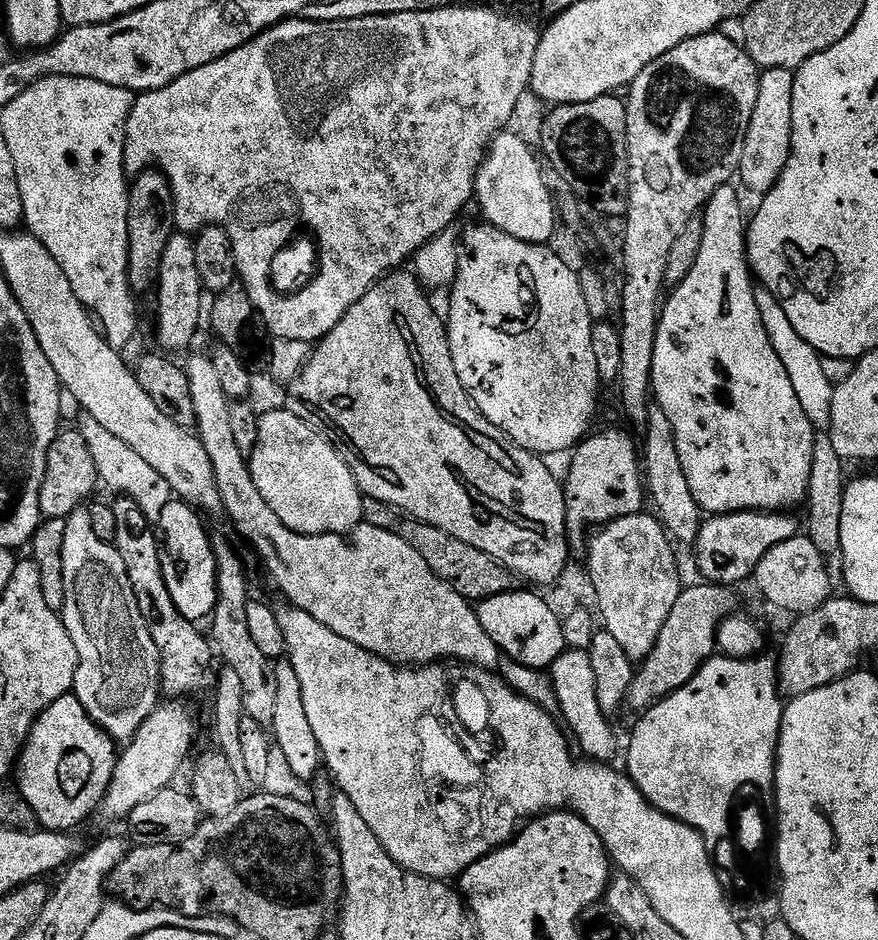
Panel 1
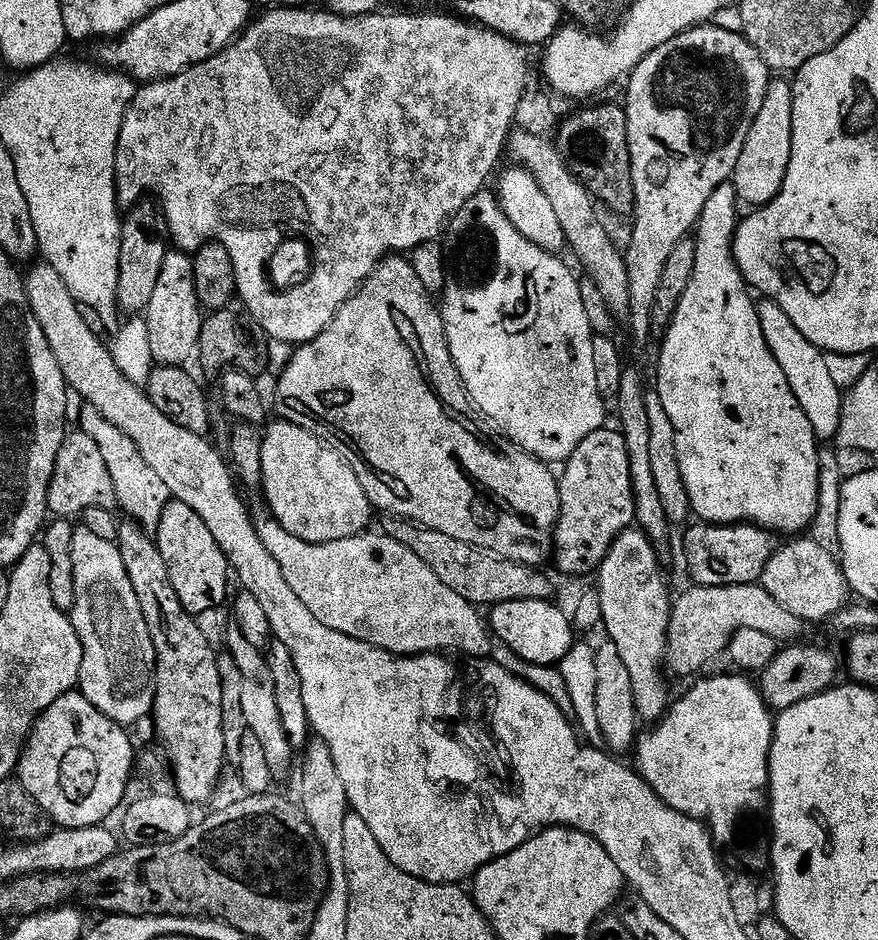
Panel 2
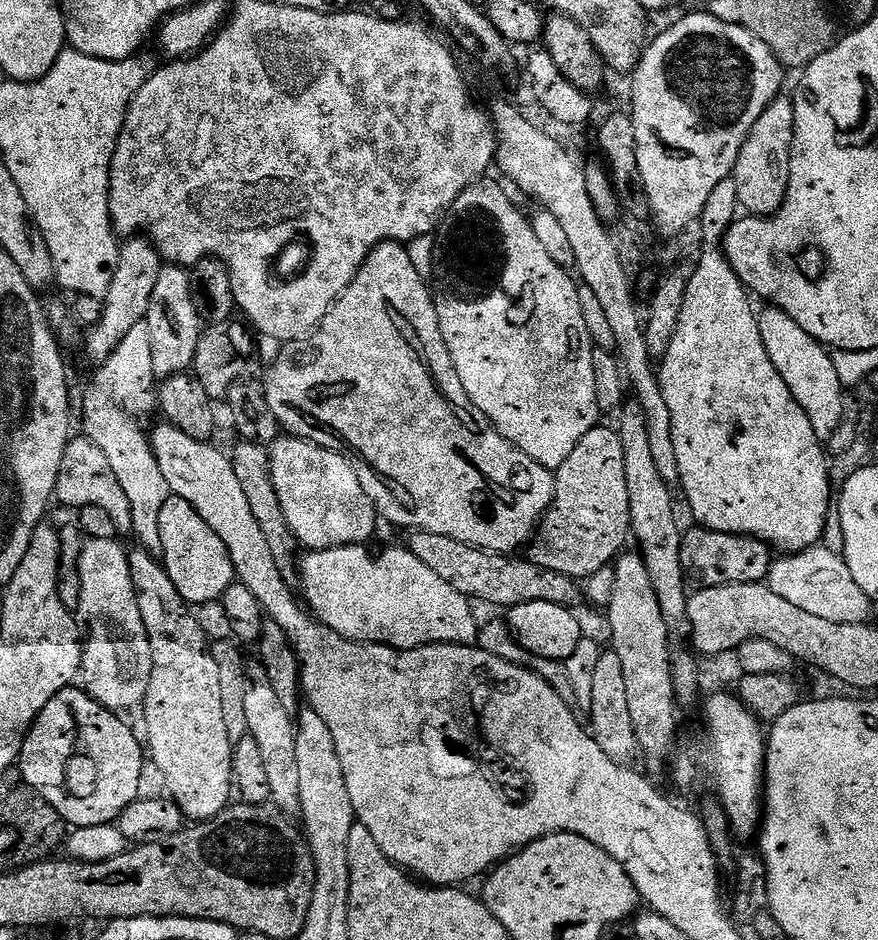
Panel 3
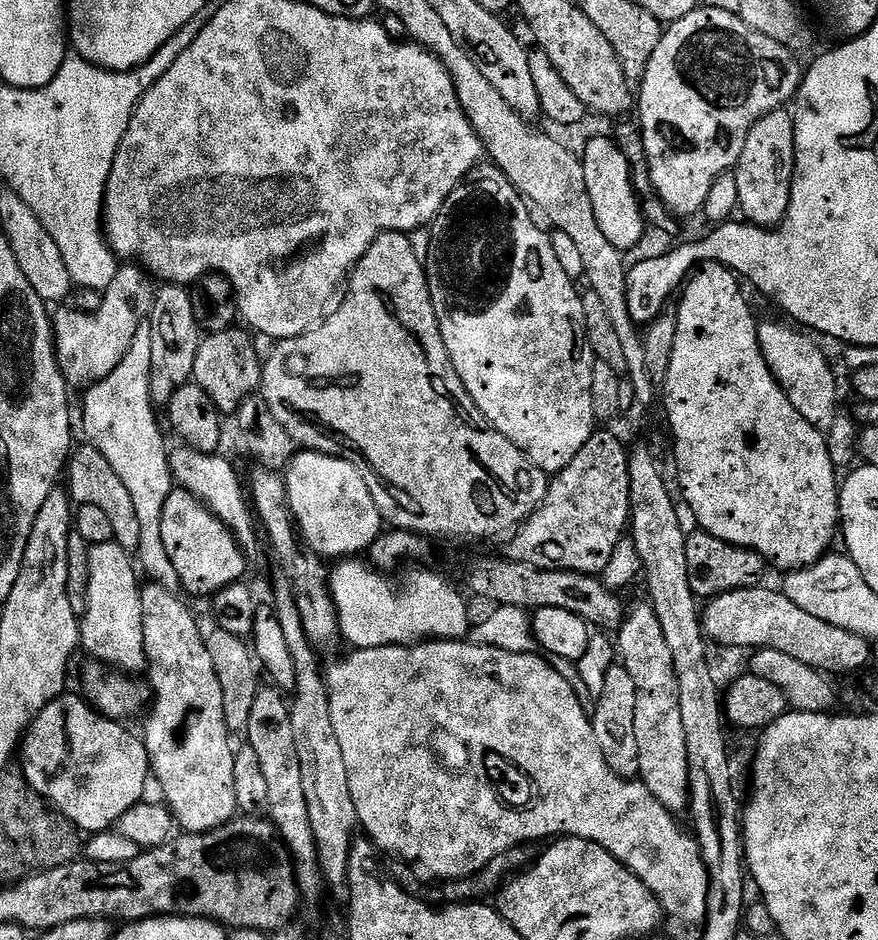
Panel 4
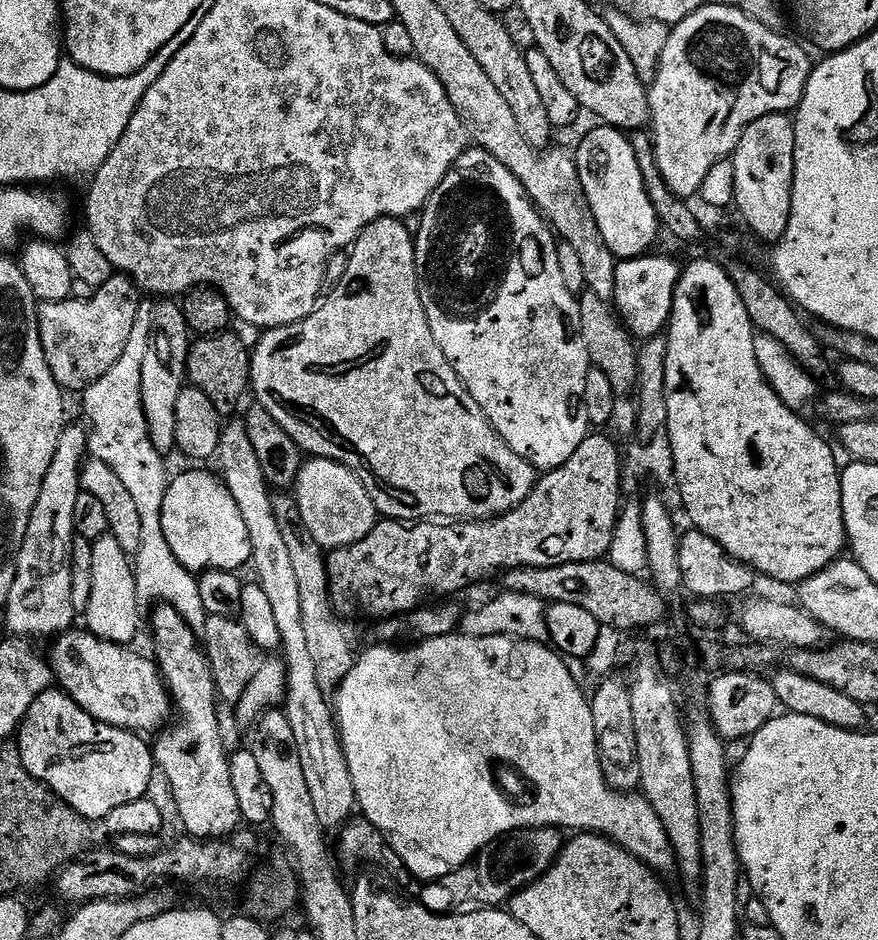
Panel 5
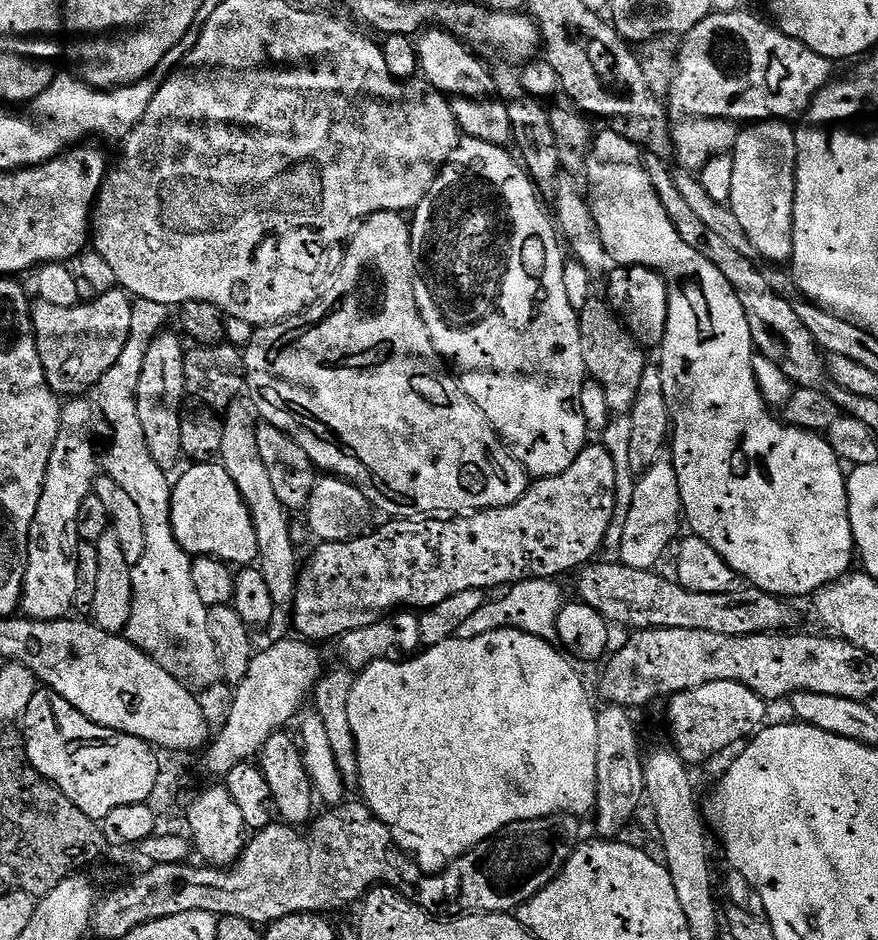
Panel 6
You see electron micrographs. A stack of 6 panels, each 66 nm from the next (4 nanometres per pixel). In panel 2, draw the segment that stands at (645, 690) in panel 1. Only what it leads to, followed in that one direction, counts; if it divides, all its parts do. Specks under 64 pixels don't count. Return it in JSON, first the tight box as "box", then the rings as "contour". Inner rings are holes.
{"box":[664,584,806,677],"contour":[[[747,584],[746,586],[710,586],[701,588],[699,586],[689,587],[689,592],[684,592],[681,596],[675,597],[672,605],[672,617],[668,623],[668,641],[664,651],[664,668],[669,673],[676,676],[695,677],[699,668],[704,668],[715,656],[723,657],[728,651],[728,643],[738,634],[738,630],[759,630],[766,634],[771,640],[777,642],[796,642],[806,628],[805,621],[798,619],[786,606],[774,602],[770,594],[760,584]]]}

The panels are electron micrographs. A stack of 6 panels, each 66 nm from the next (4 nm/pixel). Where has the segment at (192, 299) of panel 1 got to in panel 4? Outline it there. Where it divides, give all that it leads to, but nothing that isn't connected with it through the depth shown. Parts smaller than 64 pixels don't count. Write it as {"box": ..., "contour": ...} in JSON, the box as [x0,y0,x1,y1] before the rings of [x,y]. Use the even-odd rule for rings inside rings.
{"box":[147,284,202,406],"contour":[[[167,284],[159,287],[153,297],[147,323],[152,331],[152,403],[167,406],[178,389],[192,380],[194,358],[198,354],[198,346],[202,339],[201,326],[194,318],[191,293],[183,285]]]}

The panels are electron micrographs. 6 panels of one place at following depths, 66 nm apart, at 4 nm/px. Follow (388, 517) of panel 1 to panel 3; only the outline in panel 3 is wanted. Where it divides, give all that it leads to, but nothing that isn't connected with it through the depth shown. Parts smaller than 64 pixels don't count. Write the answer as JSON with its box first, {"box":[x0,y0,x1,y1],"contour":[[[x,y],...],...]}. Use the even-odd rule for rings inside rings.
{"box":[407,530,582,610],"contour":[[[412,530],[407,536],[408,551],[421,562],[426,562],[426,566],[430,566],[430,570],[434,570],[438,578],[444,579],[449,586],[454,586],[458,594],[473,602],[481,600],[482,603],[493,604],[501,610],[522,606],[526,602],[554,602],[563,608],[575,609],[576,603],[582,600],[582,588],[577,581],[554,570],[546,570],[533,560],[521,558],[516,554],[484,552],[481,548],[470,547],[466,542],[458,542],[454,538],[429,532]]]}

